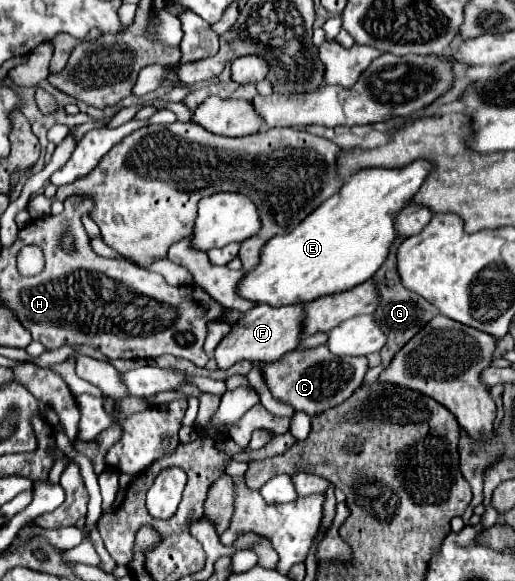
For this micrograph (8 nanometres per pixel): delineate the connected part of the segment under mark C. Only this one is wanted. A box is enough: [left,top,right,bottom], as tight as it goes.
[261,346,367,416]

